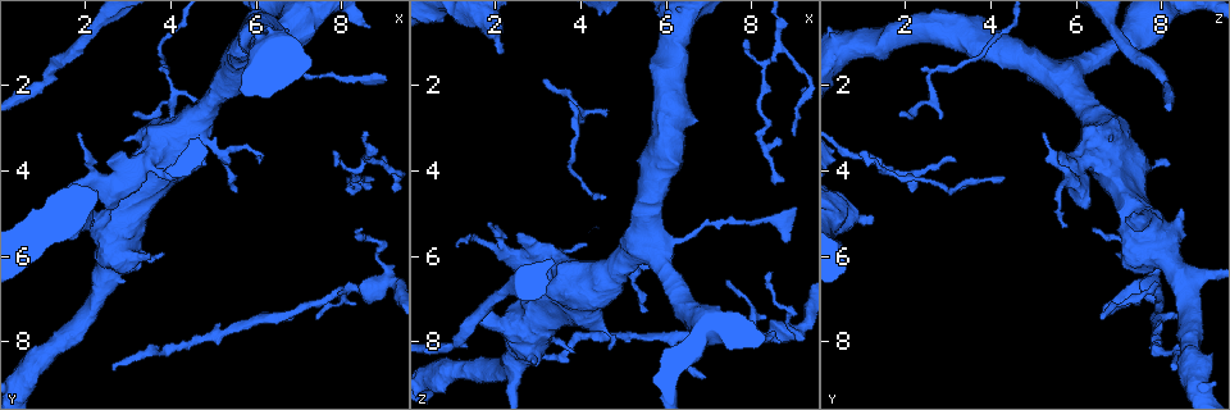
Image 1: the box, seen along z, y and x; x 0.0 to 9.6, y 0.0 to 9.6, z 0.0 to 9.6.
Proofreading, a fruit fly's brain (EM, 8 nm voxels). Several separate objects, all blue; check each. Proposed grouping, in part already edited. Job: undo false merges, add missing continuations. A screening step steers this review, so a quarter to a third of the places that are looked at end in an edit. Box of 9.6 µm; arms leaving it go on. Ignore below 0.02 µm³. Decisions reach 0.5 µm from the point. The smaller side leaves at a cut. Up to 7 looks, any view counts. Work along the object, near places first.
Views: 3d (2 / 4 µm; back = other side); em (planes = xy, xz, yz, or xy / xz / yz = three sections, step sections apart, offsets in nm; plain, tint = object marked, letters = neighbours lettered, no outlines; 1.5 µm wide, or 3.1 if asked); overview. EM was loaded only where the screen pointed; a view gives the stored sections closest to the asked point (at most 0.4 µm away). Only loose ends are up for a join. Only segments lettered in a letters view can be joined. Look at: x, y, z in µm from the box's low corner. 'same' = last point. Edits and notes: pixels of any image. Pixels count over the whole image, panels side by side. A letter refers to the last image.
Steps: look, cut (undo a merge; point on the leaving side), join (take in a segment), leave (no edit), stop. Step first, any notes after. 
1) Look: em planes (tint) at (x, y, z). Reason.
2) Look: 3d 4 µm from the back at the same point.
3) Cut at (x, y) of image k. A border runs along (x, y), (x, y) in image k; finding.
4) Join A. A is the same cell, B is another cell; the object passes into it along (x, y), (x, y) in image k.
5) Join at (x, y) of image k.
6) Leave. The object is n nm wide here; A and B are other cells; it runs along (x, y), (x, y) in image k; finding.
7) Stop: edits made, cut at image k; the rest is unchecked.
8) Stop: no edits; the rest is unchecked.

Look: em xz step 8 (letters) at (9.05, 1.80, 4.80).

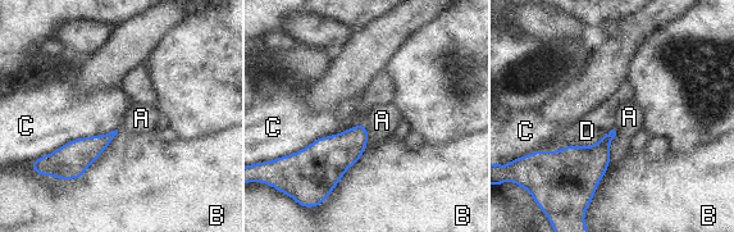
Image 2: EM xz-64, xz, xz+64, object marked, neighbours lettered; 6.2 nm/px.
Leave. A, B, C and D are other cells; a border runs along (615, 130), (609, 149), (609, 163) in image 2; no lettered segment goes on from it.

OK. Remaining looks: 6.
Look: em planes (letters) at (4.60, 2.35, 2.55). Free end.

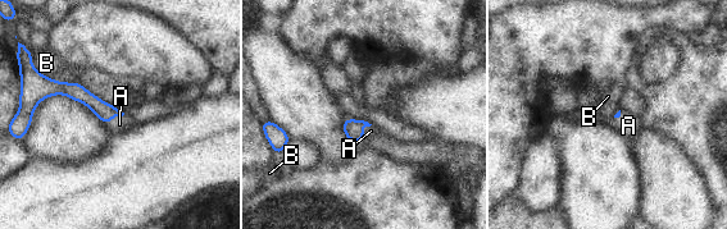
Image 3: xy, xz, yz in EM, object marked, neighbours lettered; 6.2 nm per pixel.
Join A. A is the same cell, B is another cell; the object passes into it along (105, 111), (114, 117), (119, 124) in image 3; the cell continues.

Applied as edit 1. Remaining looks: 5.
Look: overview. See it whole again.

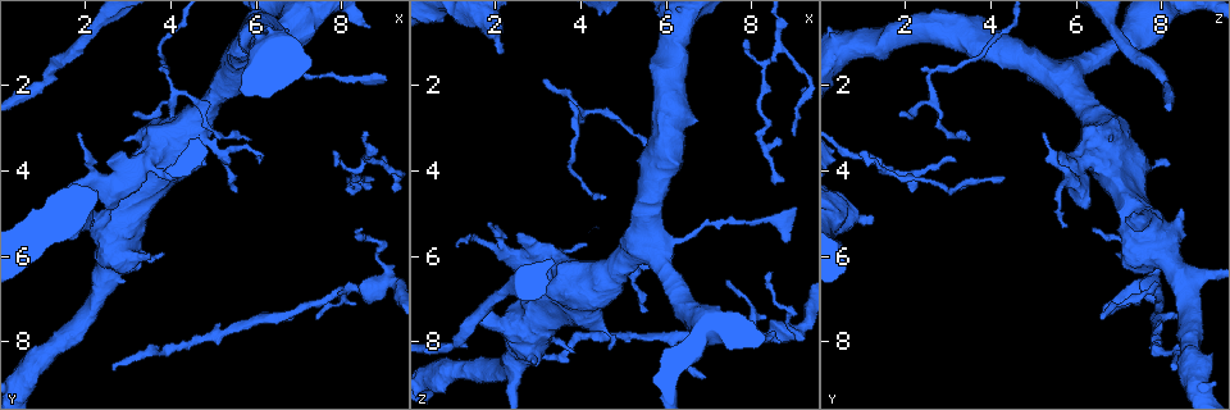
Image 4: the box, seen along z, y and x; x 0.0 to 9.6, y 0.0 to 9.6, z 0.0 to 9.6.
Look: em planes (tint) at (7.45, 7.40, 6.50). Tapers out.

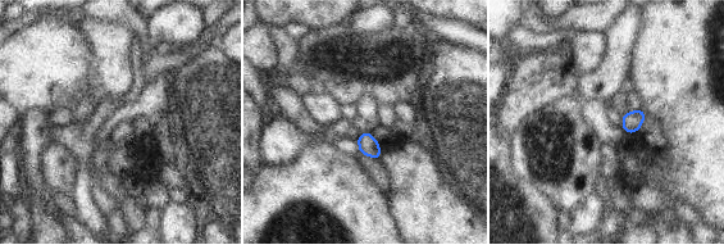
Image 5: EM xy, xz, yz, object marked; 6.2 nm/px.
Look: em planes (letters) at the same point. What lies round it.

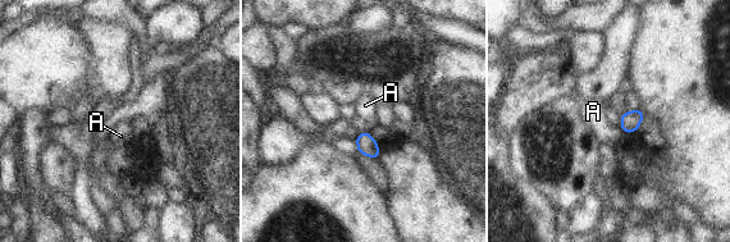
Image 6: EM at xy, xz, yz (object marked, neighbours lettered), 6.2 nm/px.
Leave. A is another cell; a border runs along (619, 127), (625, 133) in image 6; no lettered segment goes on from it.

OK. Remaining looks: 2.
Stop: edits made, join at image 3; the rest is unchecked.

